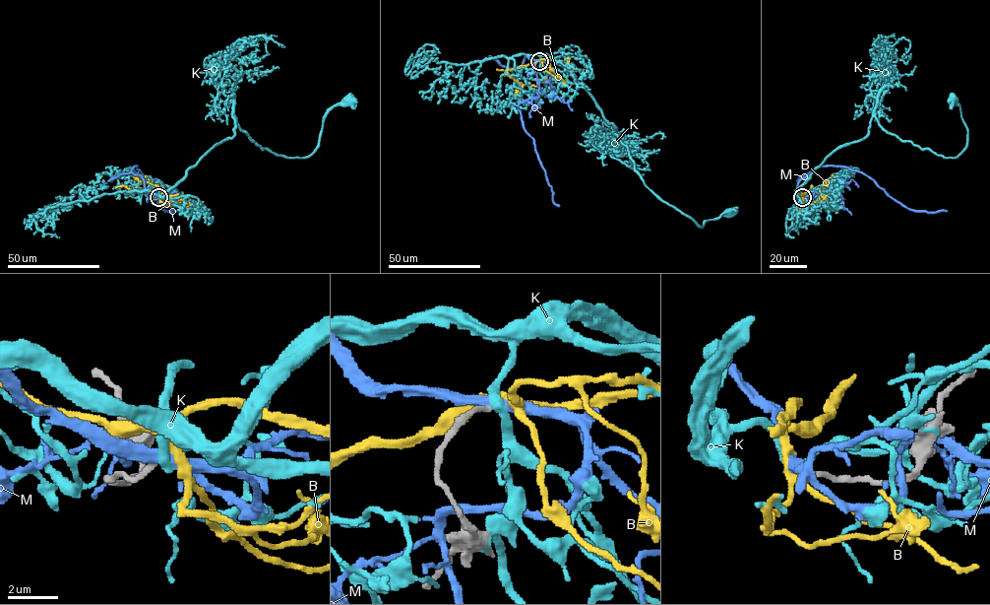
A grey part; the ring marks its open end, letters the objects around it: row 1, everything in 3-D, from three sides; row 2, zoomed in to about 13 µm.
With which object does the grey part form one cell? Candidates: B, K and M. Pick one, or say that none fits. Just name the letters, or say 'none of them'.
B

